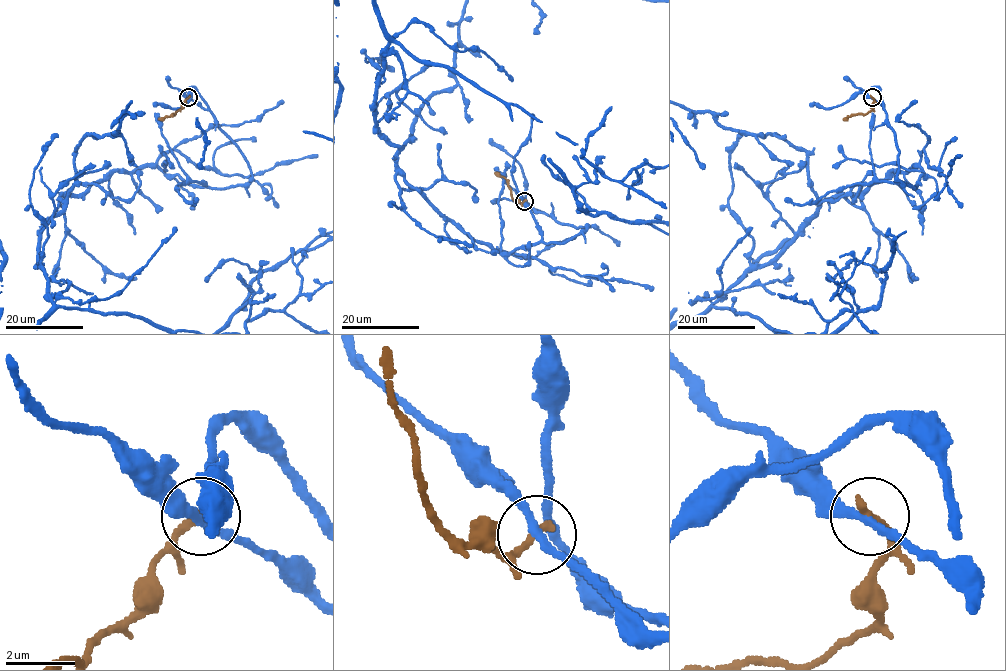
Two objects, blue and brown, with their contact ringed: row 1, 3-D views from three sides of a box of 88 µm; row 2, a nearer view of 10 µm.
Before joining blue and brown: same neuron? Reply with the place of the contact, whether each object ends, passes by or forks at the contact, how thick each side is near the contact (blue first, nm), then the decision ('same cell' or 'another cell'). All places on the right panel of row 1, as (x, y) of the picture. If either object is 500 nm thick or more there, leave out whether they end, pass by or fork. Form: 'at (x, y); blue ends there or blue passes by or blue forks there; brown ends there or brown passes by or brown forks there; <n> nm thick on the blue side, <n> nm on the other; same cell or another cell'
at (872, 97); blue passes by; brown ends there; 240 nm thick on the blue side, 260 nm on the other; another cell

